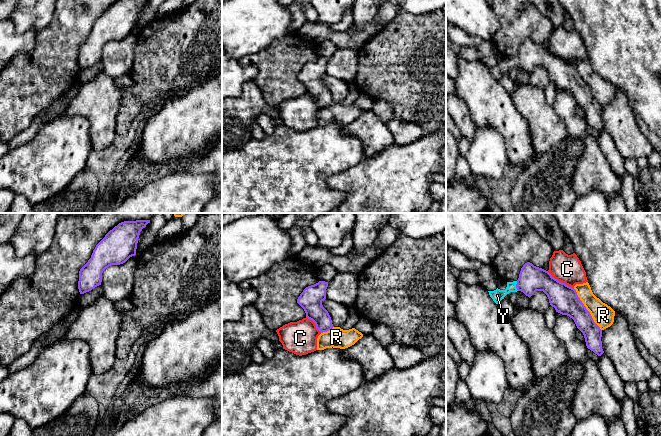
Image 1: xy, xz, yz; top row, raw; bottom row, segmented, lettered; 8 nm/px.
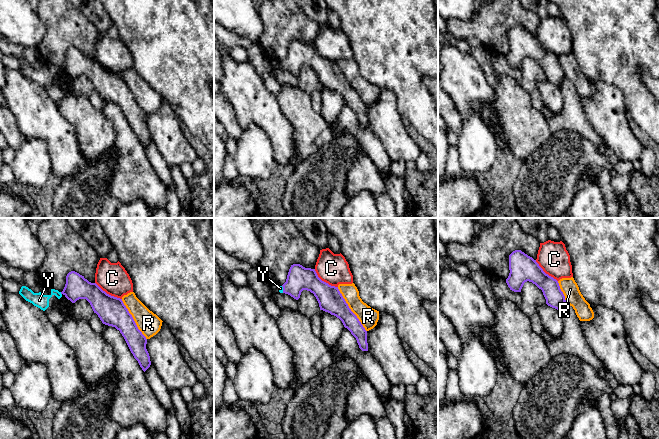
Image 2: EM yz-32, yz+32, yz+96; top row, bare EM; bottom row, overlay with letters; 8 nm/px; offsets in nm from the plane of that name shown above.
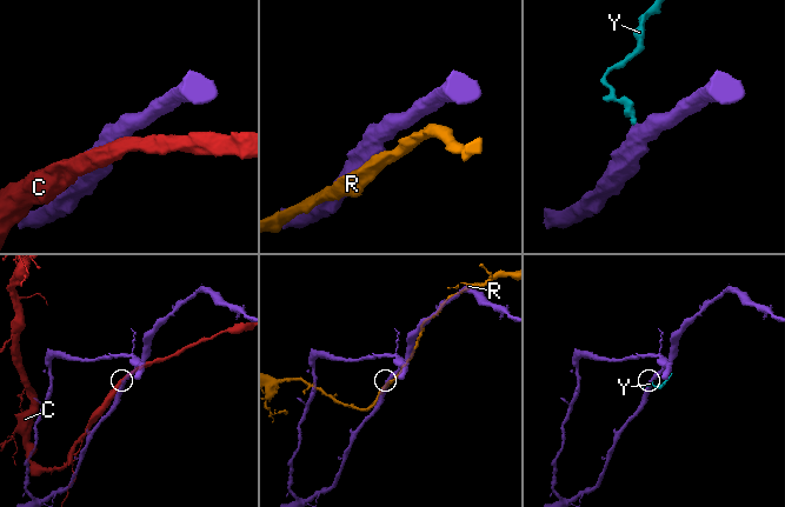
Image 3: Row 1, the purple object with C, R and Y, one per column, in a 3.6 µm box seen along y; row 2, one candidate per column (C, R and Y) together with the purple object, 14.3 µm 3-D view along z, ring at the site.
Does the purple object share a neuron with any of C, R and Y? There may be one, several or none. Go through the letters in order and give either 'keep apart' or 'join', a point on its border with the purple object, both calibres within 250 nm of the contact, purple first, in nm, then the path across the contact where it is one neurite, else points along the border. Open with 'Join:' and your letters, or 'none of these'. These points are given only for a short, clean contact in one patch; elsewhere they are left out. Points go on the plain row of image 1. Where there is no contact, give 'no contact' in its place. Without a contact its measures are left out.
Join: Y
C: keep apart; meets purple in yz at (559, 57); 220 nm thick on the purple side, 220 nm on the other
R: keep apart; meets purple in yz at (586, 85); 220 nm thick on the purple side, 180 nm on the other
Y: join; meets purple in yz at (516, 62); 200 nm thick on the purple side, 100 nm on the other; runs through yz (531, 54), (526, 59), (516, 62), (497, 71)

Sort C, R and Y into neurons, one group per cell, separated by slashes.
C / R / Y

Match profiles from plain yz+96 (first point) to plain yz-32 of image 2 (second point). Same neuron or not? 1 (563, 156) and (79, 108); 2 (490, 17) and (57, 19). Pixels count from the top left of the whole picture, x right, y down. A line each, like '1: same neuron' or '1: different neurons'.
1: different neurons
2: same neuron

